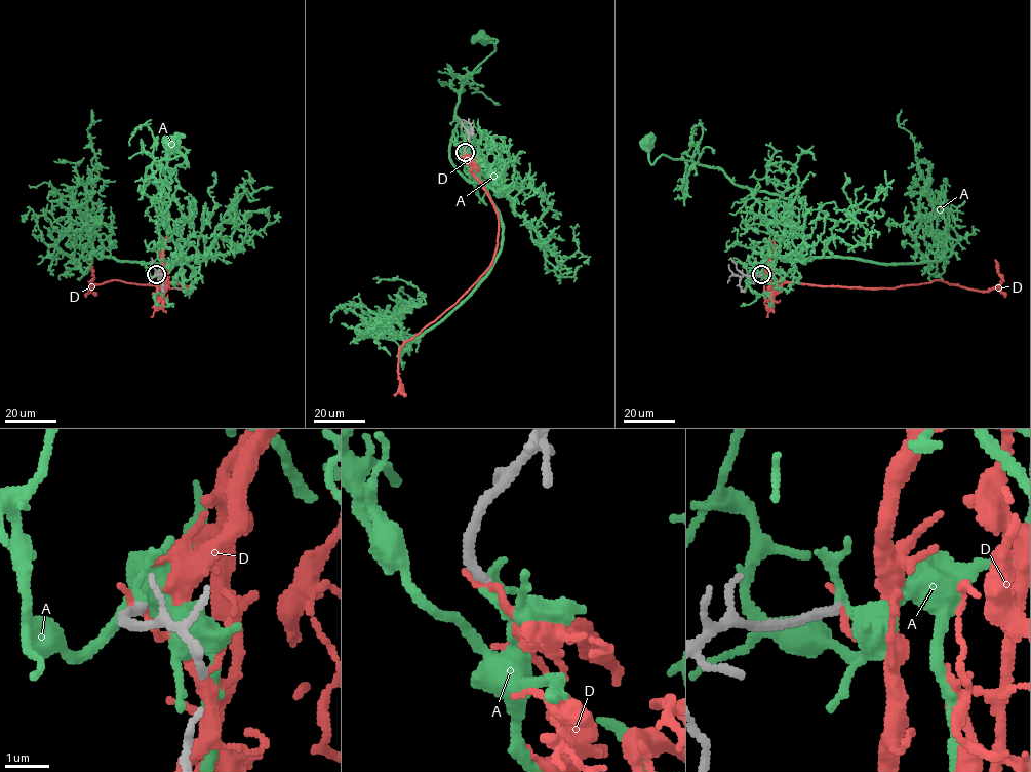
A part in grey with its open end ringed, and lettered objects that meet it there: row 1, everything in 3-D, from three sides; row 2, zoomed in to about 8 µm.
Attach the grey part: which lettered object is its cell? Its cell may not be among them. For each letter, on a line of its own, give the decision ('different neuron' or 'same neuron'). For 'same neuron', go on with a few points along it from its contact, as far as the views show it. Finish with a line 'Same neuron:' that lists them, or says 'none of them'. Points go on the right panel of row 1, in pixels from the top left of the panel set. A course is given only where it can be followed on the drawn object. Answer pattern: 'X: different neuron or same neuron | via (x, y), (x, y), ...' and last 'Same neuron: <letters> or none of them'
A: same neuron | via (761, 274), (789, 236), (791, 200), (690, 161), (663, 155), (650, 163), (647, 143)
D: different neuron
Same neuron: A

